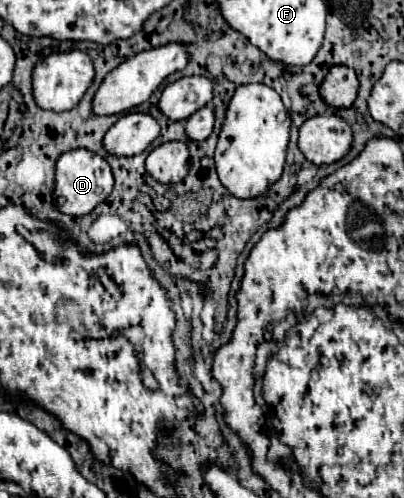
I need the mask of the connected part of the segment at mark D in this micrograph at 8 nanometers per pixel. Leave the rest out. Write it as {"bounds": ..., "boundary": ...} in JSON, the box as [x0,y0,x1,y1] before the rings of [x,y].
{"bounds":[54,149,114,217],"boundary":[[[72,149],[58,157],[56,161],[56,175],[54,175],[54,203],[56,207],[70,215],[70,217],[82,217],[88,215],[98,203],[102,203],[114,185],[114,177],[110,171],[110,165],[96,153],[90,153],[88,149]]]}

